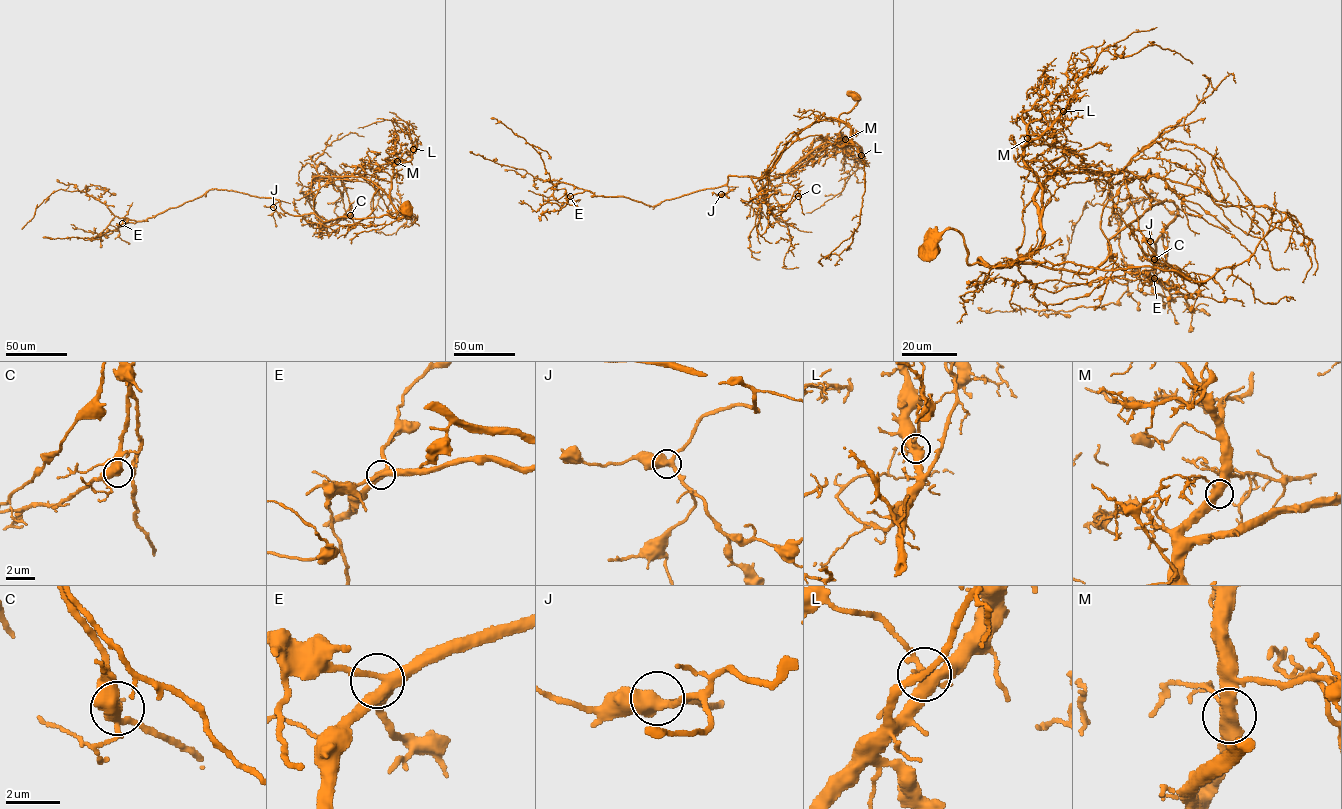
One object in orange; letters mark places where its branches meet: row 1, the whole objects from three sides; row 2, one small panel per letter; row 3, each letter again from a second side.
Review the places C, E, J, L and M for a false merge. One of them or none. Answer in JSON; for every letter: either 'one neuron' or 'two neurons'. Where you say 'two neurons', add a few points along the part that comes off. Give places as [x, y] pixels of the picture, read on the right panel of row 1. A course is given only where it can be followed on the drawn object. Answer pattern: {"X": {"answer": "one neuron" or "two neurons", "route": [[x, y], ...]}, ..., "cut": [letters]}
{"C": {"answer": "one neuron"}, "E": {"answer": "one neuron"}, "J": {"answer": "one neuron"}, "L": {"answer": "one neuron"}, "M": {"answer": "one neuron"}, "cut": []}

